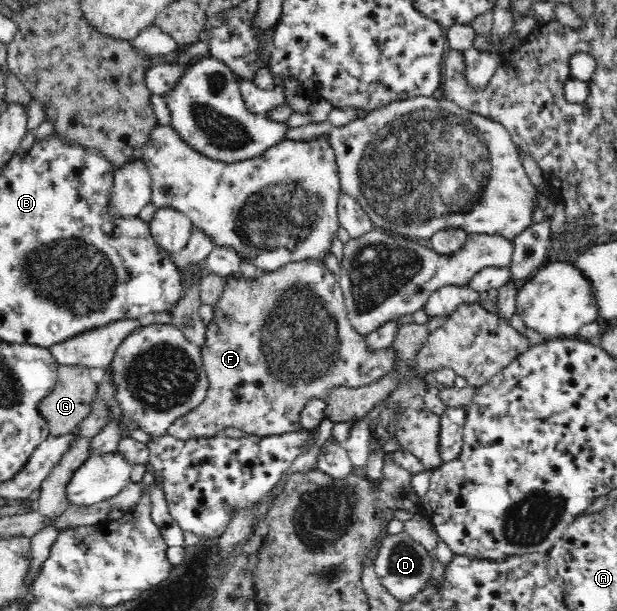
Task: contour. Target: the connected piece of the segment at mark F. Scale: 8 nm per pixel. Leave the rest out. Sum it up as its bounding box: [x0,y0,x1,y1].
[166,260,395,439]

